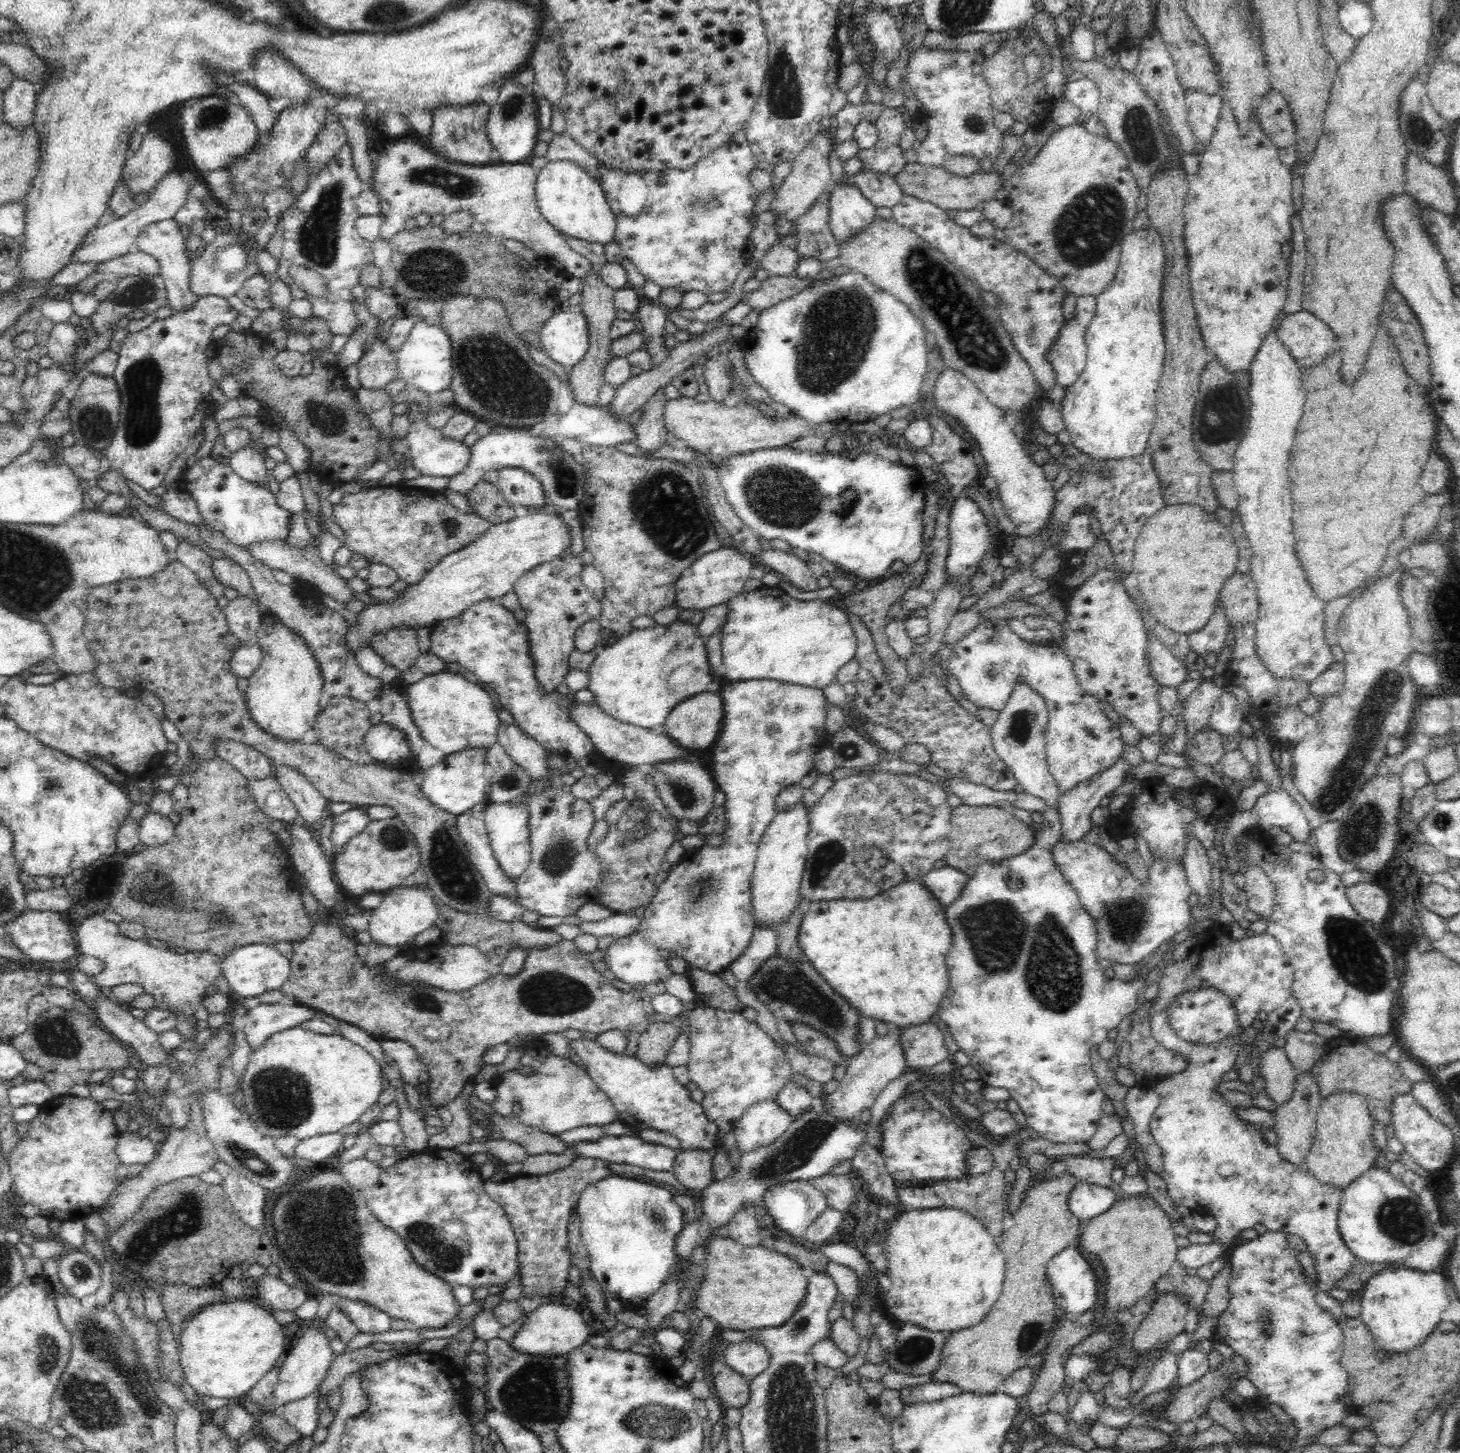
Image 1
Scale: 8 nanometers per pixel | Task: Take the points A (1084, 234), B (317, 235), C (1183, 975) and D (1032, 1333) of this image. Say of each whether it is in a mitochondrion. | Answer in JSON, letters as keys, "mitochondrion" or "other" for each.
{"A":"mitochondrion","B":"mitochondrion","C":"other","D":"mitochondrion"}

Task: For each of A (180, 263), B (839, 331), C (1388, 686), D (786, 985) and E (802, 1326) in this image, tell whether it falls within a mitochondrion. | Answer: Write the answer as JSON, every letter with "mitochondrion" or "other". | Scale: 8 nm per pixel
{"A":"other","B":"mitochondrion","C":"mitochondrion","D":"mitochondrion","E":"mitochondrion"}

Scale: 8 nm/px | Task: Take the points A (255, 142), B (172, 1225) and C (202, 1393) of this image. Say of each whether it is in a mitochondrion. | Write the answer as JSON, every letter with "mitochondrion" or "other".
{"A":"other","B":"mitochondrion","C":"other"}

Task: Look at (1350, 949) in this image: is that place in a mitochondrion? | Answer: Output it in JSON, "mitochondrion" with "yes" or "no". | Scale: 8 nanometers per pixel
{"mitochondrion":"yes"}

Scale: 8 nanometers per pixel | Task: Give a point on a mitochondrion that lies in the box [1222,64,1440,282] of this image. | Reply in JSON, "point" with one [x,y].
{"point":[1417,129]}

